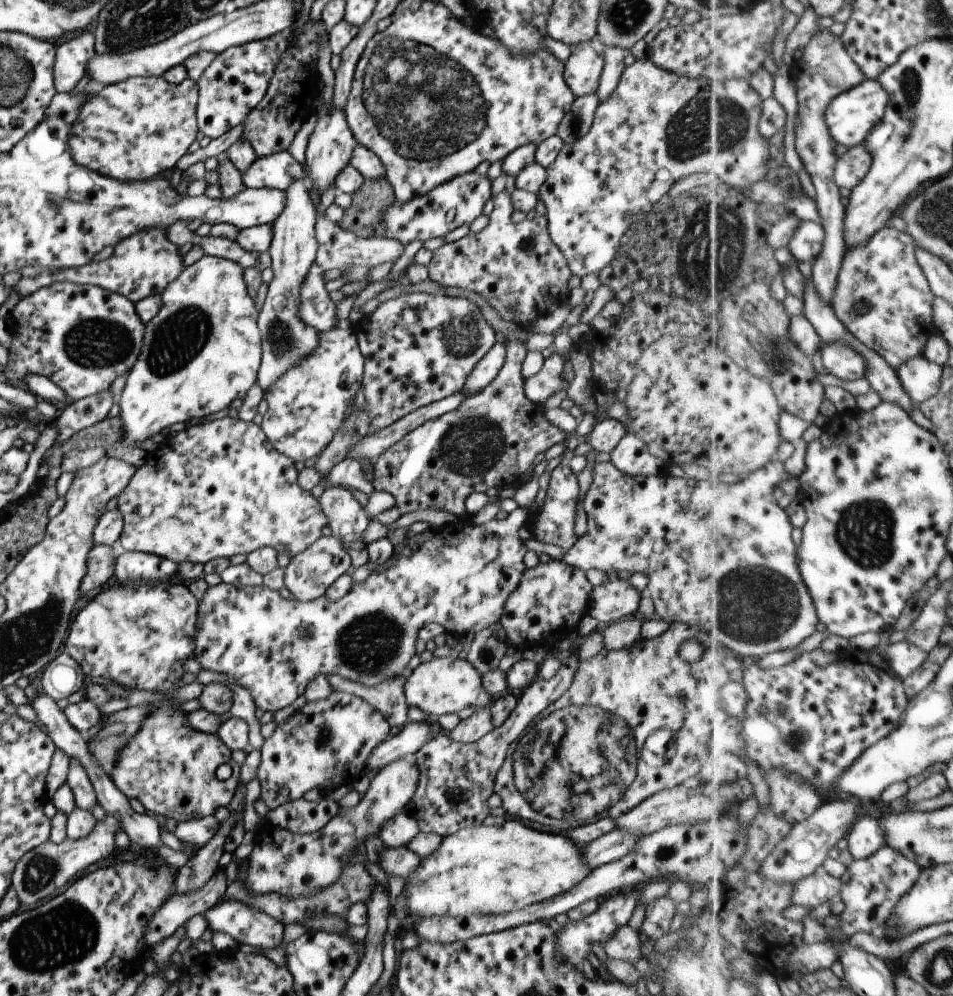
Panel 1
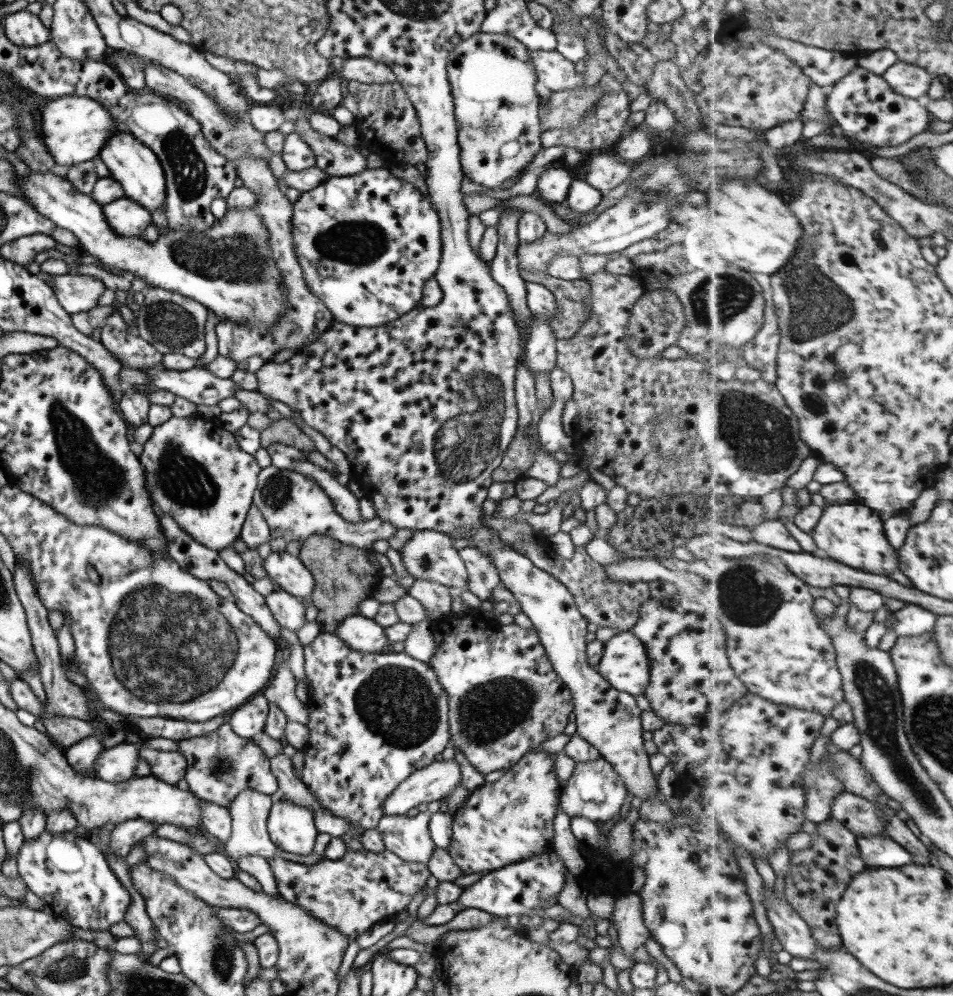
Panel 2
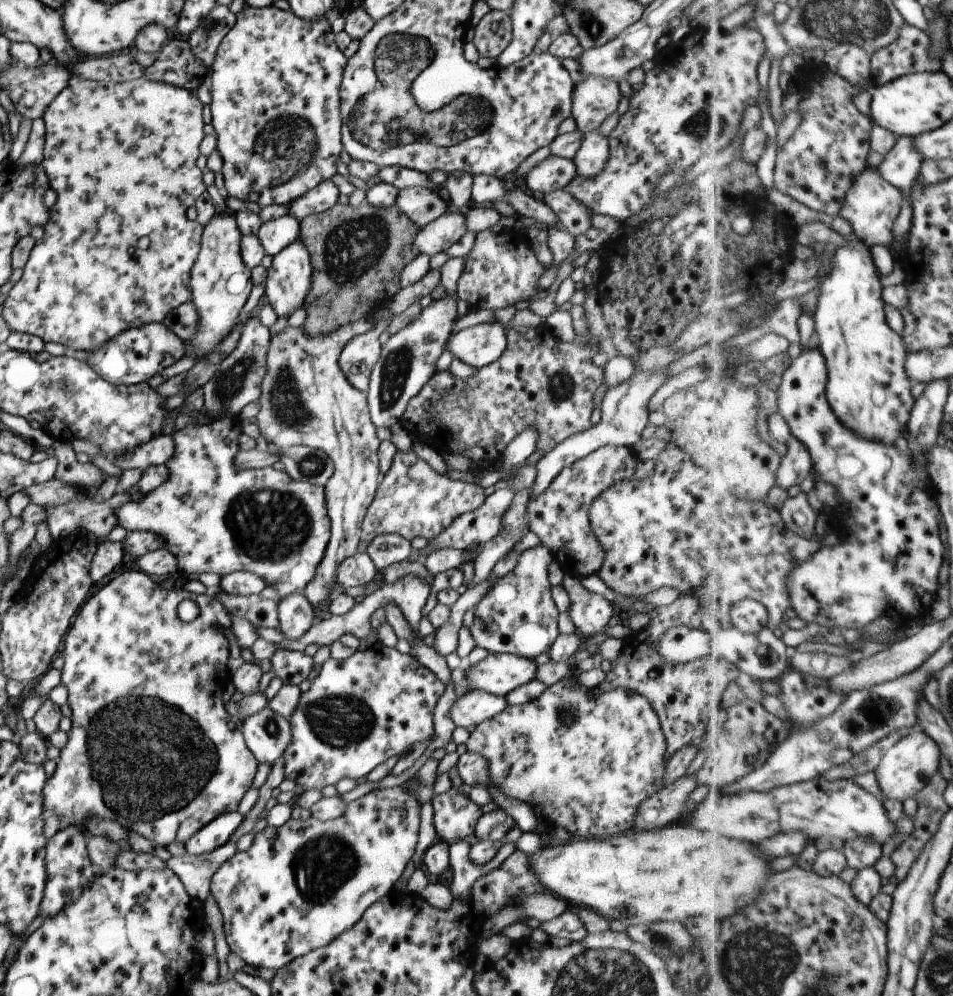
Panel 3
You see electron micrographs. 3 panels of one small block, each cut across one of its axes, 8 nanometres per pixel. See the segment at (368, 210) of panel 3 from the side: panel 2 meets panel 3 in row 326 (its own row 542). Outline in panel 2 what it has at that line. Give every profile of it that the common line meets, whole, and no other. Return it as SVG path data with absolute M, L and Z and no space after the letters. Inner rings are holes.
M312 535L306 541L302 542L302 549L299 553L299 559L304 563L304 566L313 574L315 588L313 589L310 600L316 606L318 615L316 621L321 623L321 632L332 633L348 616L360 615L359 604L363 600L370 599L374 589L378 586L382 574L370 562L368 557L371 550L360 549L354 545L342 544L328 535Z

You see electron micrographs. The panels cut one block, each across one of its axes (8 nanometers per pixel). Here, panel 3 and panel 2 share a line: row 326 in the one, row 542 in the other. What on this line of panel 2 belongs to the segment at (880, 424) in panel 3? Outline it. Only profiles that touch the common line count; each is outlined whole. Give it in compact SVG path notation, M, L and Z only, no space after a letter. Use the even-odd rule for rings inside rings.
M862 502L828 505L820 525L811 534L817 546L832 559L874 574L892 574L901 568L901 552L892 546L885 528L886 518Z

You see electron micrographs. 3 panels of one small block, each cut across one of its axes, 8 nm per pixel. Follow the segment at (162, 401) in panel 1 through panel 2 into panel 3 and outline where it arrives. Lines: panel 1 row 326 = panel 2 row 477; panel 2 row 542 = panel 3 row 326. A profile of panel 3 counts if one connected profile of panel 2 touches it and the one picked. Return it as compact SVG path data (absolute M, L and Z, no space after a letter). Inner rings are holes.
M216 213L203 228L201 250L191 269L190 294L198 312L198 328L192 340L185 343L185 355L194 354L196 360L208 356L238 324L240 310L246 304L254 283L250 268L240 256L240 230L234 220L235 213Z

